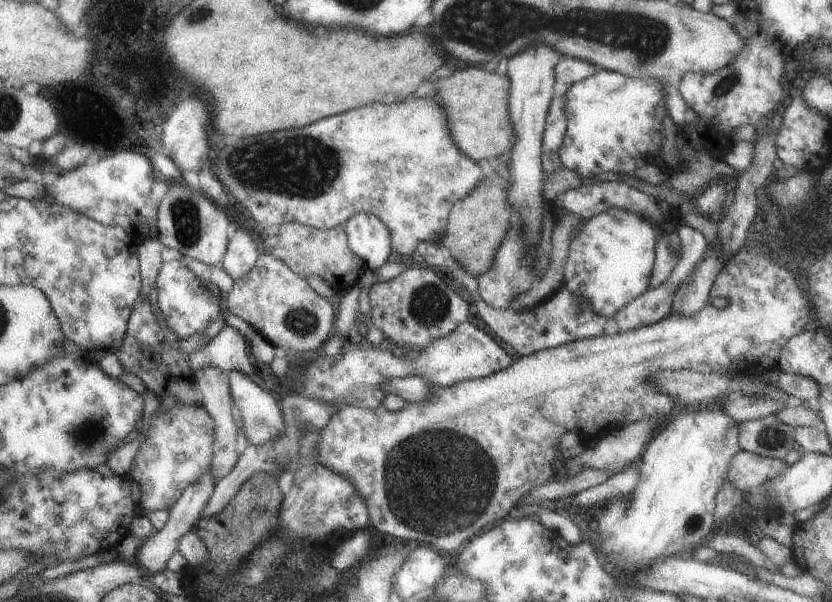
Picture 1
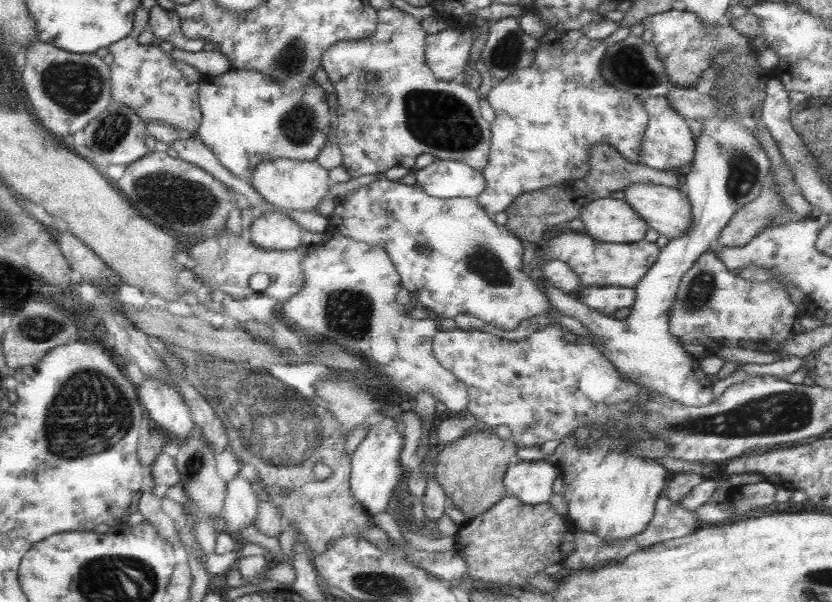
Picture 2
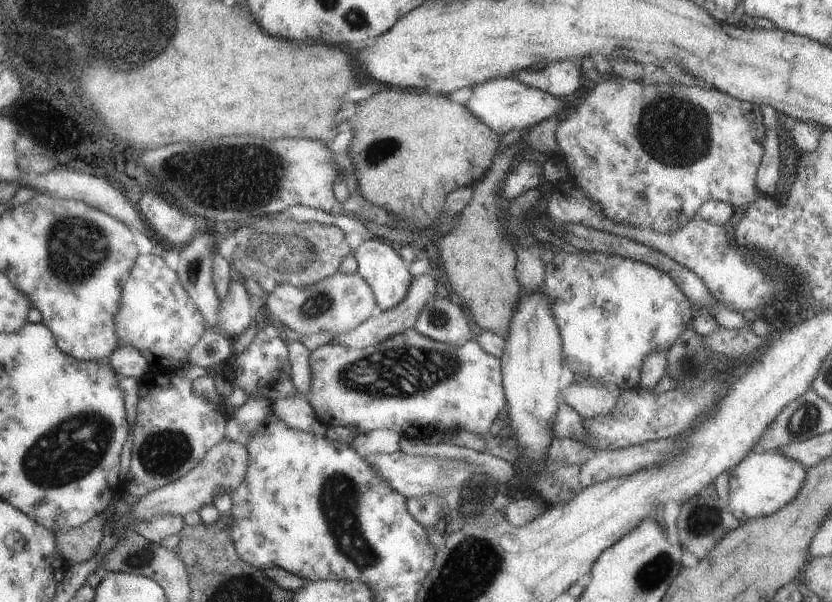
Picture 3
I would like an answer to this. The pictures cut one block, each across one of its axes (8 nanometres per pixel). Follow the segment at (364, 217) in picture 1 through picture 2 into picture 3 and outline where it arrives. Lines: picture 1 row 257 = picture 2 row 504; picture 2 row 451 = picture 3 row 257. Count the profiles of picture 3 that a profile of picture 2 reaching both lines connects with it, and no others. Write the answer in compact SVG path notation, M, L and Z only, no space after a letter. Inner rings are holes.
M370 237L363 240L353 250L357 273L373 293L378 310L389 310L397 306L409 288L409 271L407 262L403 261L386 241Z

